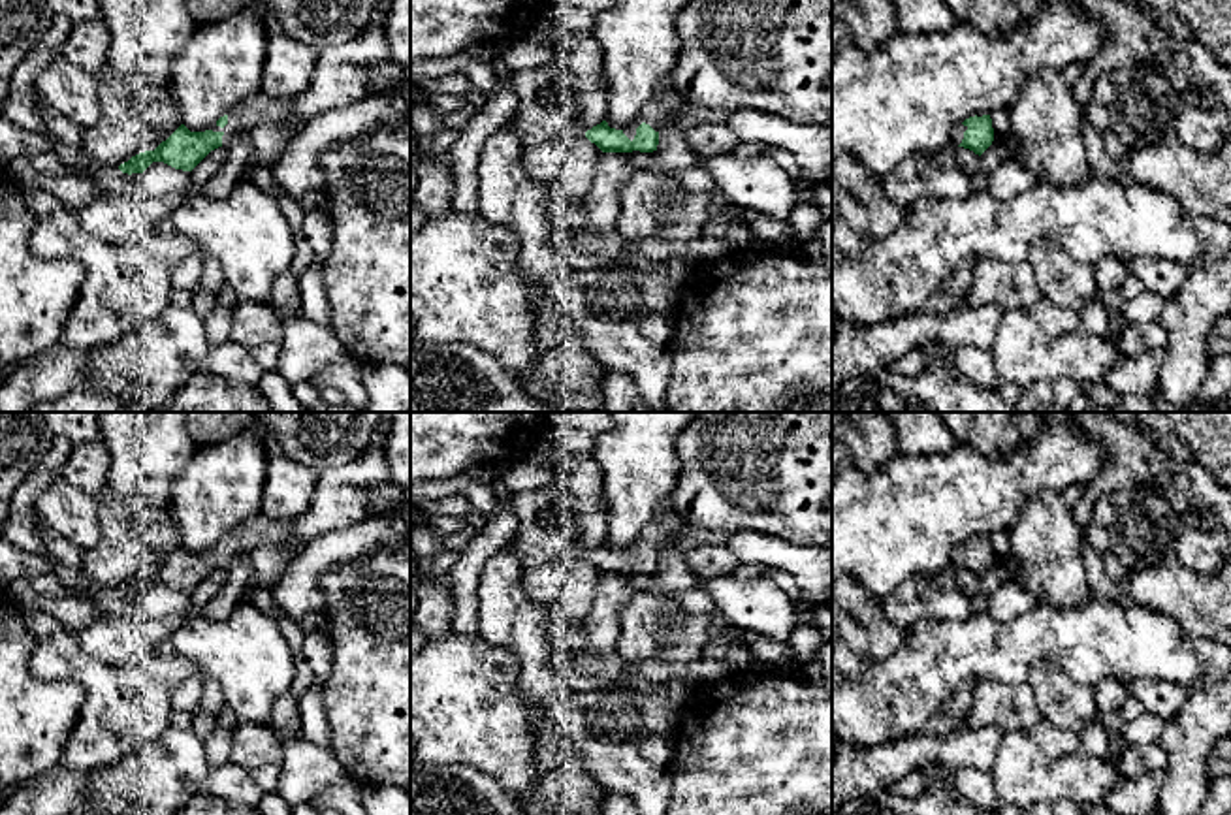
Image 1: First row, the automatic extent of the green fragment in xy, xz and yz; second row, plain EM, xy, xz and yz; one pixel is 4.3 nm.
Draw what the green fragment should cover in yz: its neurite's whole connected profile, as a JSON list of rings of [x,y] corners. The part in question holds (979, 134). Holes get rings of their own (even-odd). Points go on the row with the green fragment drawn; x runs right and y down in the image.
[[[975,115],[954,128],[952,145],[969,149],[981,156],[996,137],[990,115]]]

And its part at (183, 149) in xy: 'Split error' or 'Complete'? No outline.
Split error

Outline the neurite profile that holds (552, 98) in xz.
[[[568,56],[514,72],[520,105],[512,117],[523,147],[546,143],[567,130],[587,132],[606,120],[608,83],[576,73]]]

